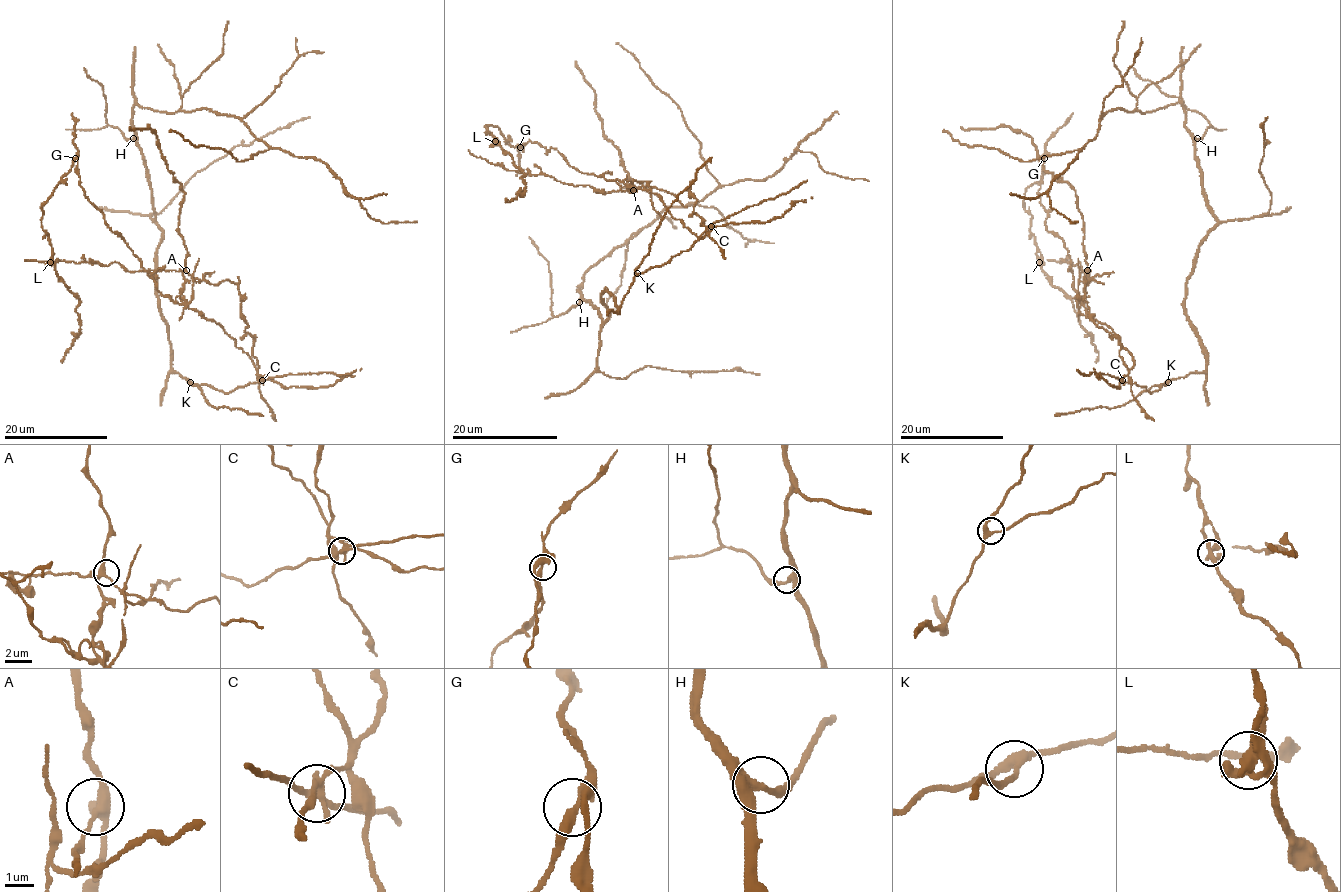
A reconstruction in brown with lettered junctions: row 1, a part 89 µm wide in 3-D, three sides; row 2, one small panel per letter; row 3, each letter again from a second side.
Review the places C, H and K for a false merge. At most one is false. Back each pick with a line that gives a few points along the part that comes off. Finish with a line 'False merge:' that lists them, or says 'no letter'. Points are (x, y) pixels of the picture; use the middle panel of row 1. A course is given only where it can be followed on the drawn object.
C: course (711, 226), (697, 238), (655, 194), (485, 127), (524, 174), (525, 190), (506, 199)
False merge: C

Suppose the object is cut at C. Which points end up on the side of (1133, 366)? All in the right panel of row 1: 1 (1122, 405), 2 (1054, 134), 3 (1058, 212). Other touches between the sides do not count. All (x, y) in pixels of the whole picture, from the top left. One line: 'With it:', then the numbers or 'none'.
With it: 2

